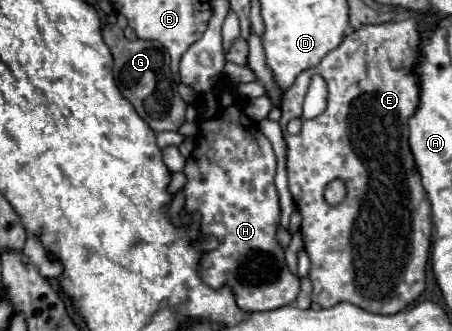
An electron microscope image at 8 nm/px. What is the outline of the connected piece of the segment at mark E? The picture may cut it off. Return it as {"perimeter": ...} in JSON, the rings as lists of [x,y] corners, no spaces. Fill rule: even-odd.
{"perimeter":[[[412,17],[382,25],[362,25],[346,35],[340,47],[330,51],[316,67],[302,71],[282,97],[280,127],[288,145],[288,187],[302,215],[300,231],[306,243],[304,249],[312,261],[312,301],[320,307],[332,307],[348,301],[370,313],[394,315],[410,307],[424,291],[424,269],[430,257],[432,215],[430,201],[418,179],[408,147],[408,119],[418,107],[418,85],[416,77],[412,75],[412,69],[420,59],[420,37],[416,29],[418,21],[420,19]],[[312,75],[324,77],[328,85],[328,107],[322,115],[304,119],[298,135],[290,135],[286,133],[286,123],[302,115],[302,103]],[[332,179],[342,179],[348,187],[346,199],[336,207],[330,207],[324,201],[324,187]]]}

